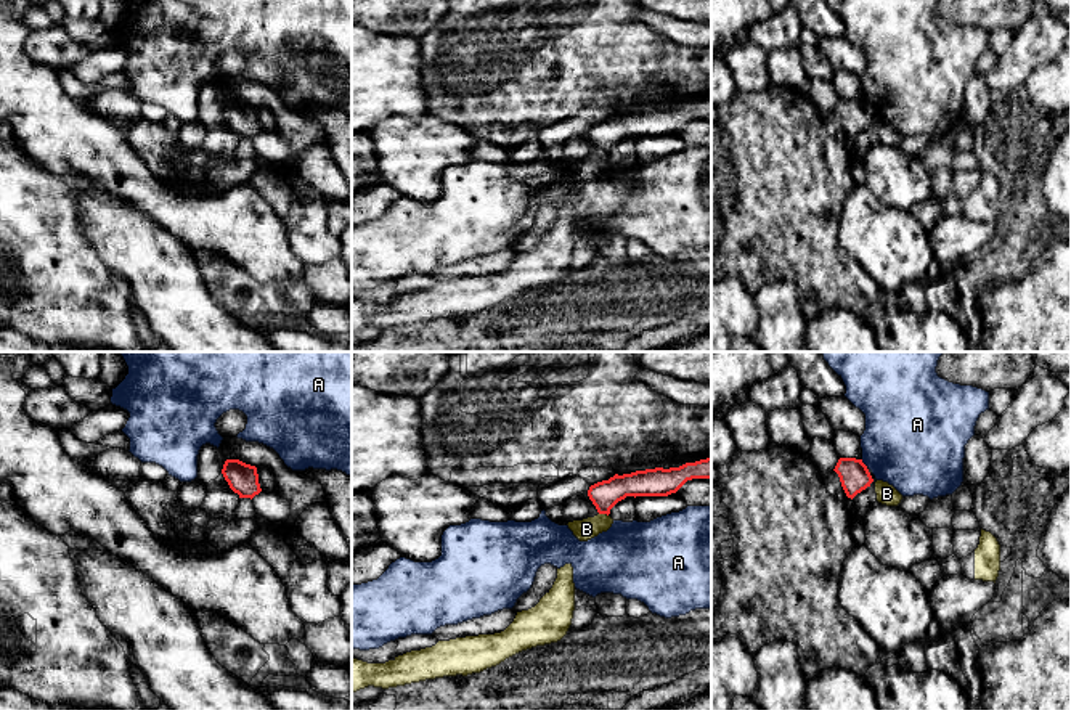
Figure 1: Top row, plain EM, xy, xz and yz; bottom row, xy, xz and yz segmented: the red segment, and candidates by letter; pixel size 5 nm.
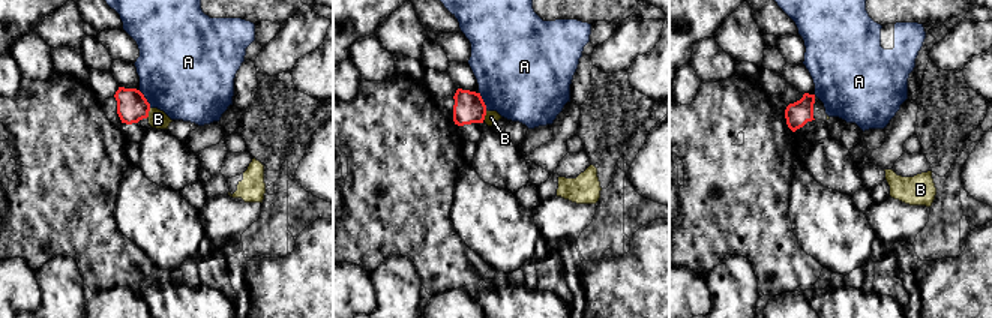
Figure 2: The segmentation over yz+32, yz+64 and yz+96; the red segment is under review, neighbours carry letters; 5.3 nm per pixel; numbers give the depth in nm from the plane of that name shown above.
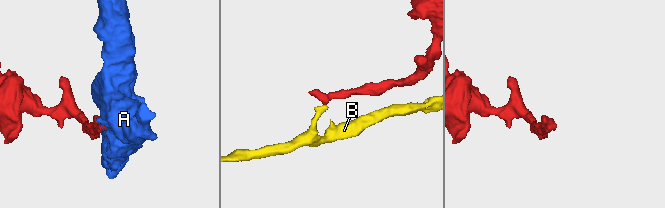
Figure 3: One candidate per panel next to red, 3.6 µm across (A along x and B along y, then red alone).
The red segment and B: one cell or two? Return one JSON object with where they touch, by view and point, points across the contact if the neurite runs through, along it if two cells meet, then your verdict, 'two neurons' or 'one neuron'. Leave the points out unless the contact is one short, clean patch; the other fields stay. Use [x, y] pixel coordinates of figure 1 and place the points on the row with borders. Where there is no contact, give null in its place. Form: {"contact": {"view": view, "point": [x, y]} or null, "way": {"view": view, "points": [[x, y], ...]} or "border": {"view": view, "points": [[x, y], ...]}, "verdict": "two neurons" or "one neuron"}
{"contact": {"view": "xz", "point": [604, 513]}, "border": {"view": "xz", "points": [[599, 513], [607, 516]]}, "verdict": "two neurons"}

